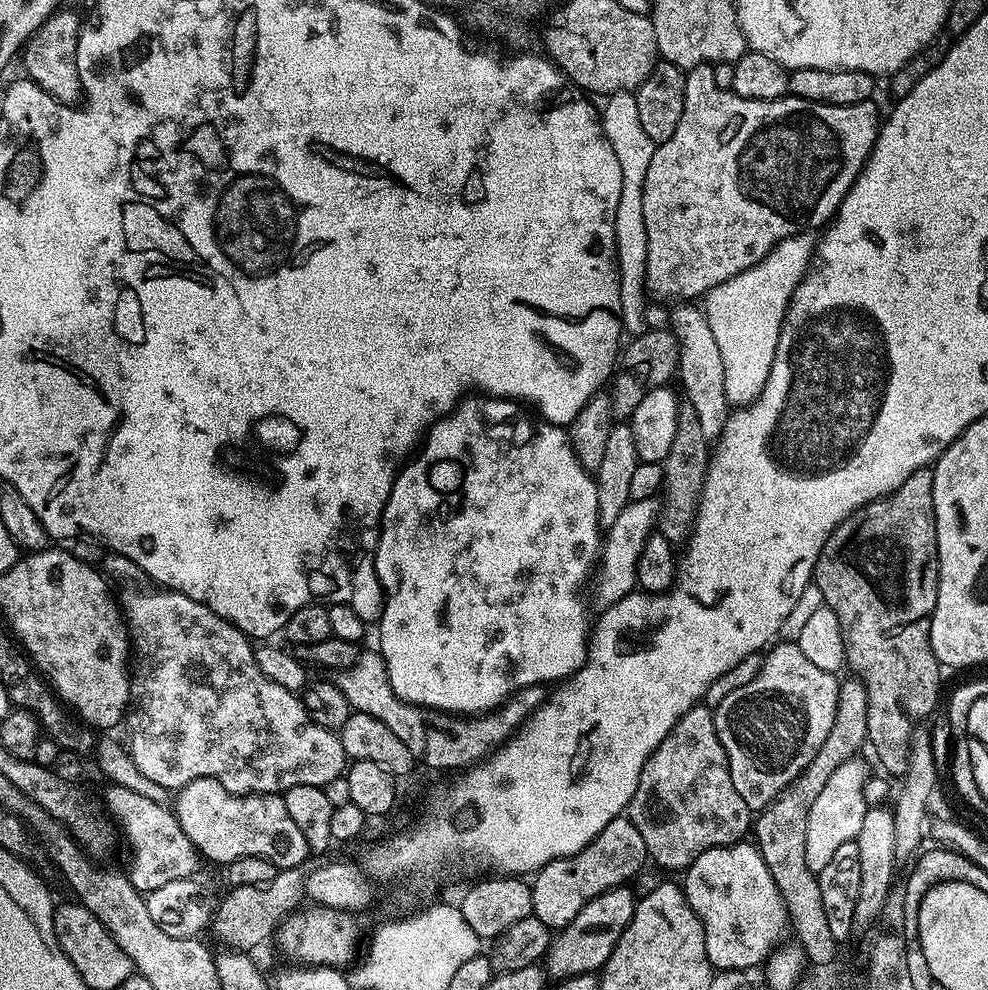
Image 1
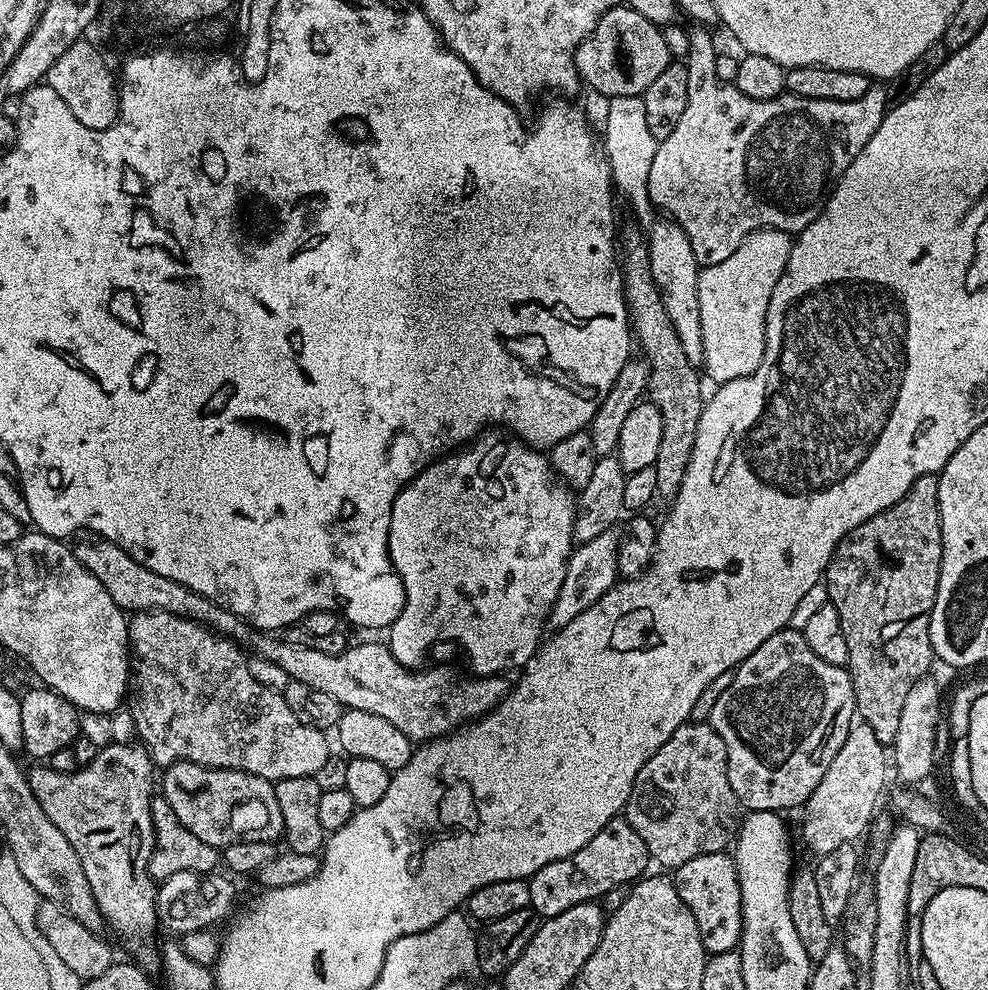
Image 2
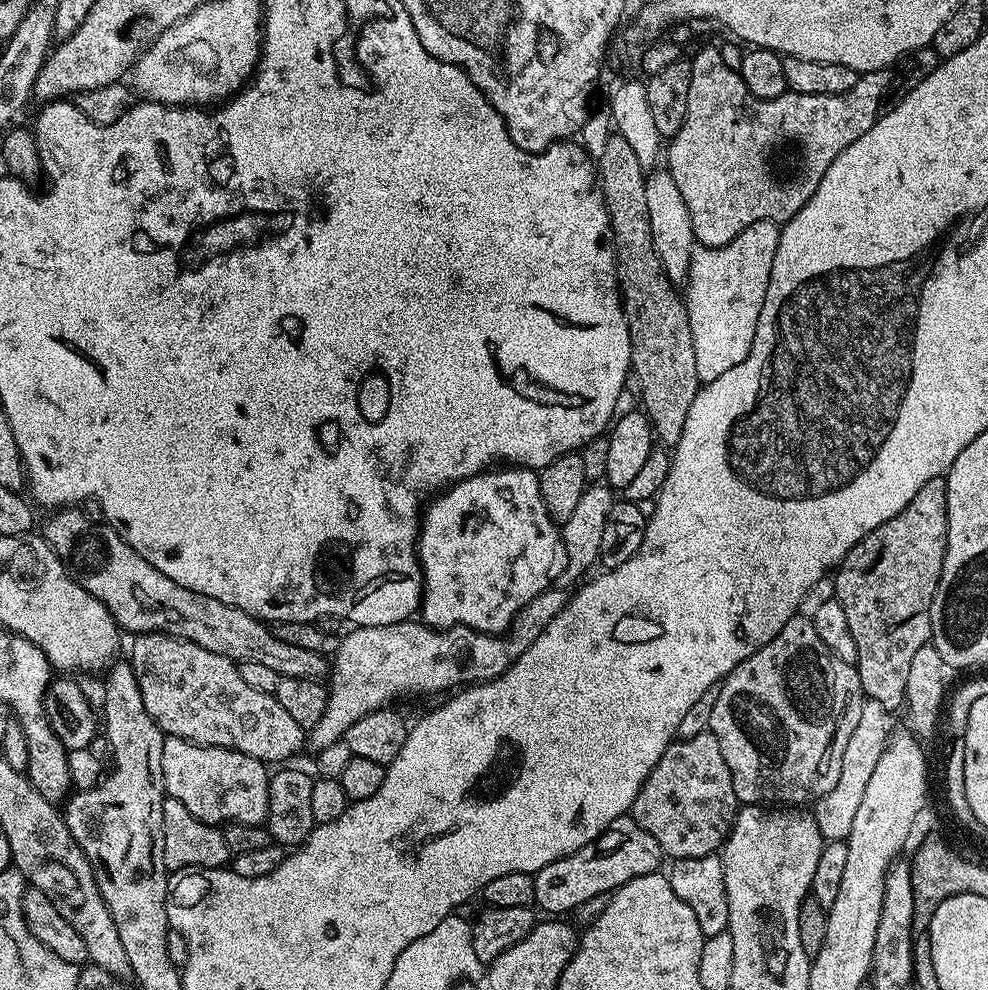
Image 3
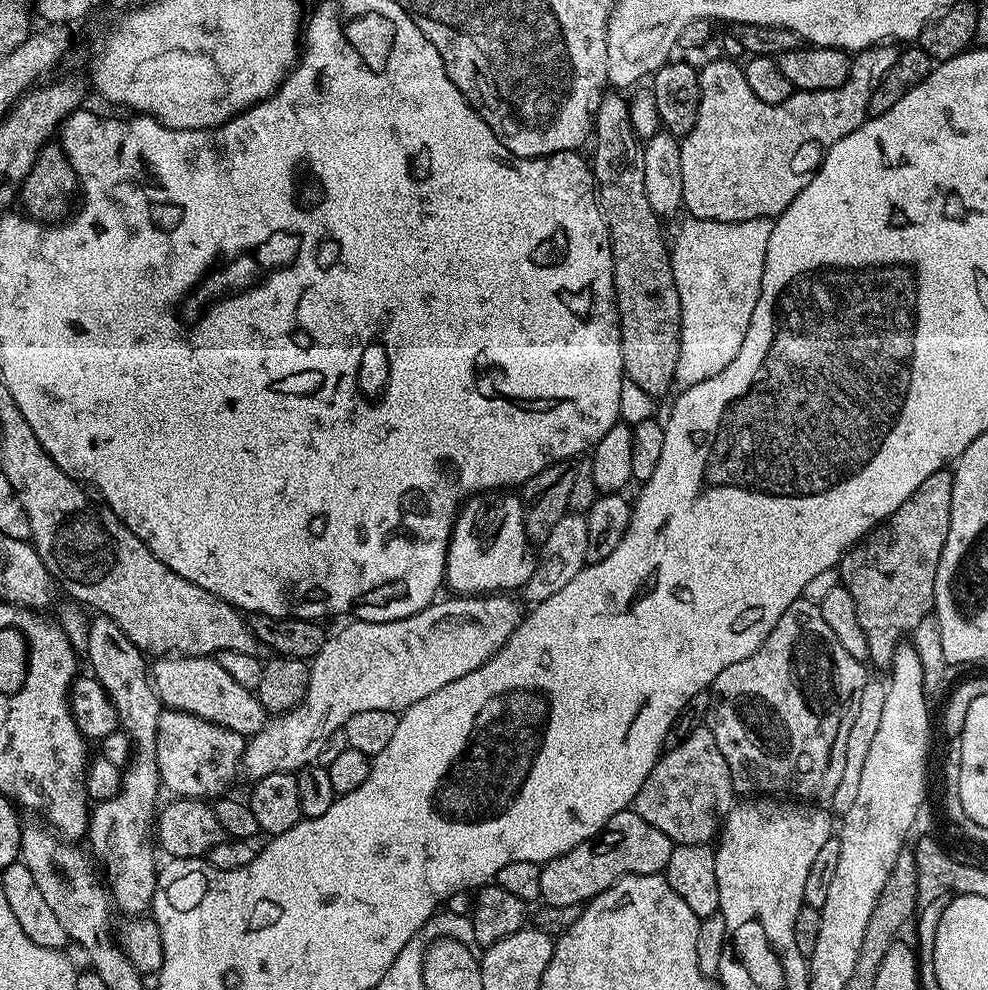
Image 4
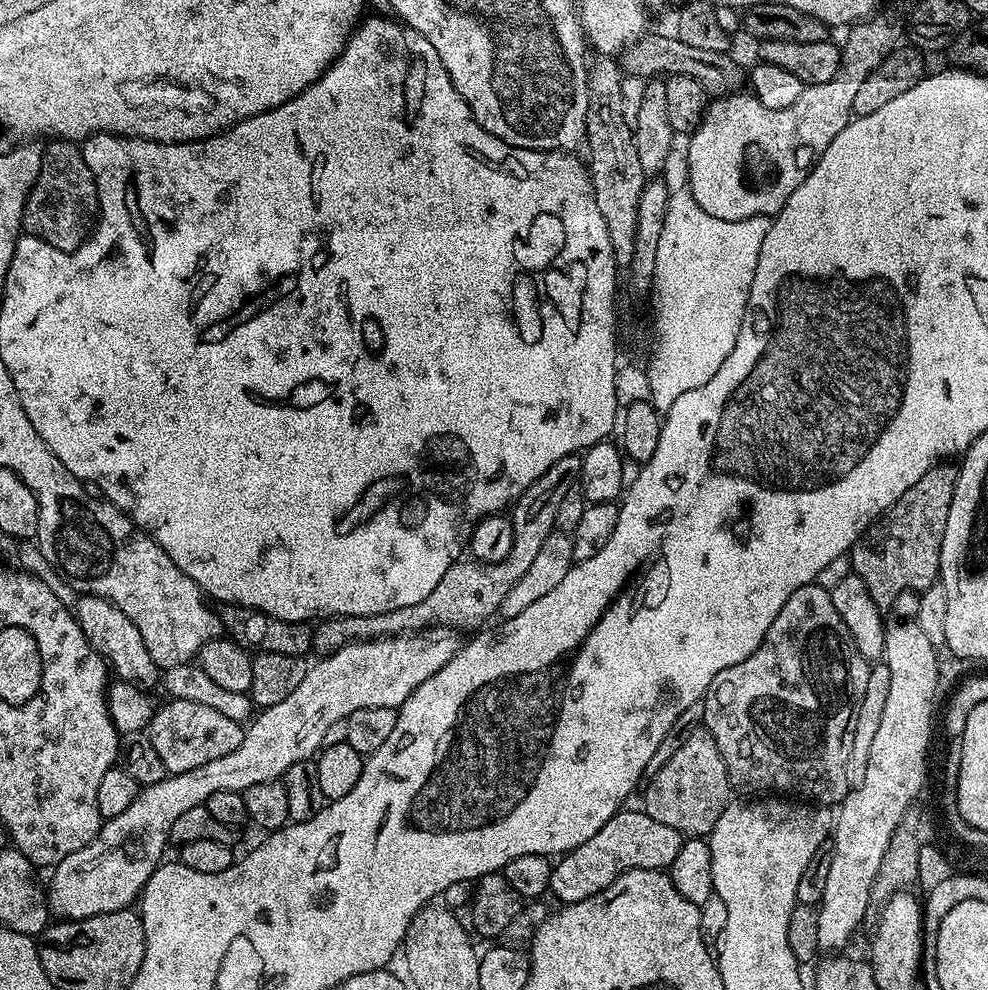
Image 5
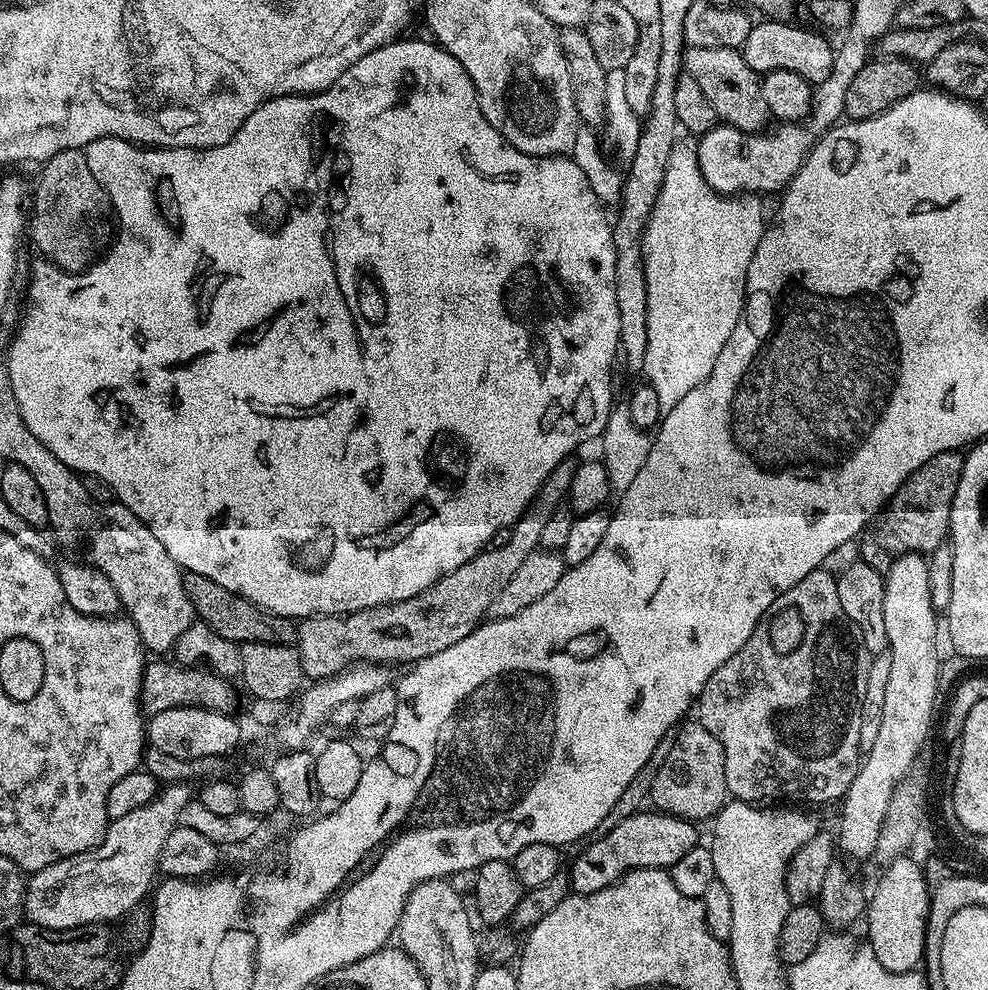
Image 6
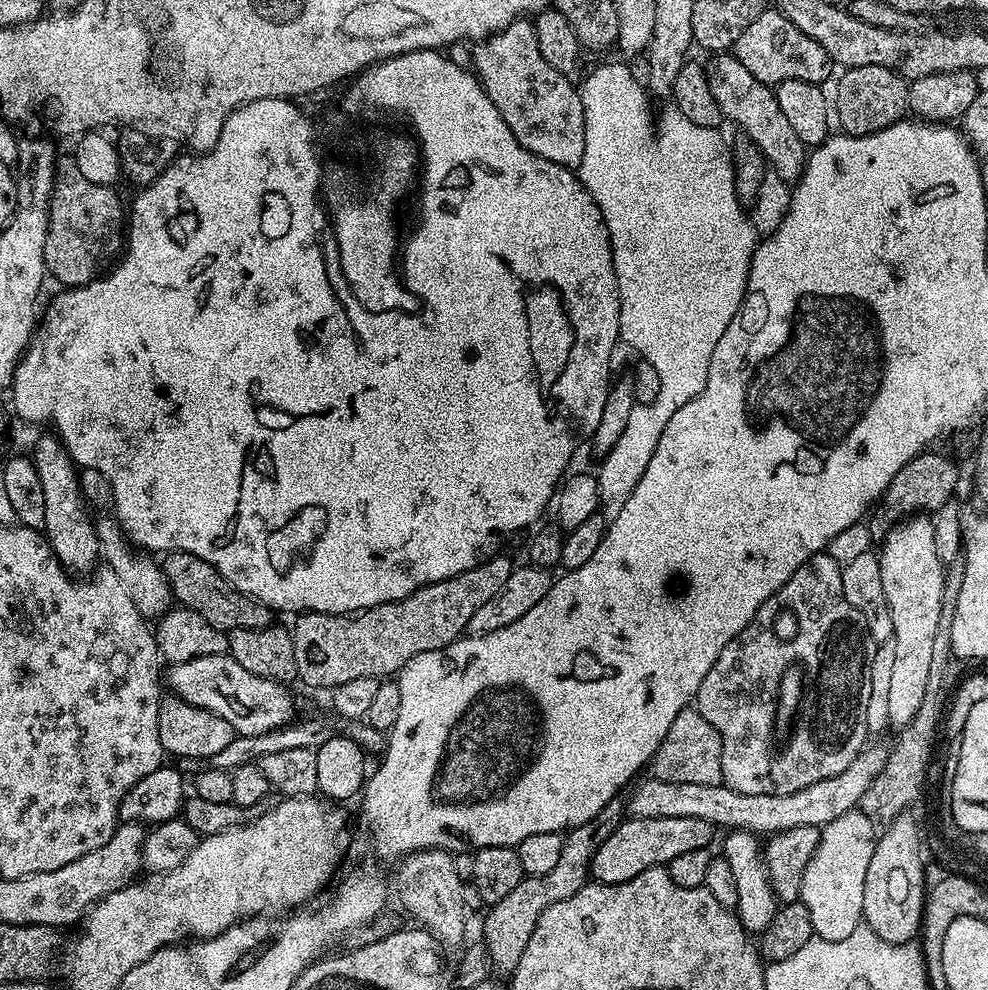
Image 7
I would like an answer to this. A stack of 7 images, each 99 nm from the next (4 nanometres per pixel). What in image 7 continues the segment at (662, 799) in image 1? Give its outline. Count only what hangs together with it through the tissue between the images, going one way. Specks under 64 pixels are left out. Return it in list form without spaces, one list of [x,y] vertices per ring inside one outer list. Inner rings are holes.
[[[695,707],[682,709],[678,718],[666,730],[666,738],[662,738],[662,746],[652,755],[650,772],[655,779],[666,782],[678,782],[686,786],[714,786],[723,784],[722,778],[722,738],[718,738],[718,730],[702,718]]]

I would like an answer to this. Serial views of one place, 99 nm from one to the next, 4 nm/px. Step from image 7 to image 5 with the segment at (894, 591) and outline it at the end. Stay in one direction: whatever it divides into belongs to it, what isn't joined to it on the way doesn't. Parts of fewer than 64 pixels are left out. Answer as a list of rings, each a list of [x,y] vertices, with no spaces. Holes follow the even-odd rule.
[[[903,592],[892,603],[891,611],[898,615],[887,621],[884,630],[883,664],[890,670],[890,695],[882,710],[882,722],[874,733],[874,743],[870,745],[870,758],[866,762],[866,778],[862,786],[851,789],[840,801],[834,816],[834,858],[830,862],[830,875],[826,878],[826,890],[818,905],[818,946],[821,953],[836,954],[848,944],[848,939],[860,928],[864,915],[870,912],[870,888],[874,876],[895,830],[909,815],[912,803],[924,784],[928,772],[928,743],[932,740],[932,707],[936,704],[936,687],[940,684],[940,664],[936,661],[938,650],[926,638],[922,626],[916,621],[918,614],[917,593]]]

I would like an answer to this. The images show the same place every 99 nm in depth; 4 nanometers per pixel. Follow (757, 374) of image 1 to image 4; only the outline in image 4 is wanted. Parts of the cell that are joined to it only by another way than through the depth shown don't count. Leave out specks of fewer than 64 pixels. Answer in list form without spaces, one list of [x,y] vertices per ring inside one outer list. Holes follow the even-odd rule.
[[[685,219],[676,241],[671,241],[672,273],[678,286],[678,298],[682,306],[680,319],[680,353],[676,367],[677,385],[689,388],[706,378],[714,378],[718,370],[726,370],[734,362],[734,354],[742,350],[742,342],[750,330],[750,318],[758,302],[762,286],[762,274],[766,262],[766,246],[770,242],[773,221],[743,220],[737,224],[723,224],[713,220]]]

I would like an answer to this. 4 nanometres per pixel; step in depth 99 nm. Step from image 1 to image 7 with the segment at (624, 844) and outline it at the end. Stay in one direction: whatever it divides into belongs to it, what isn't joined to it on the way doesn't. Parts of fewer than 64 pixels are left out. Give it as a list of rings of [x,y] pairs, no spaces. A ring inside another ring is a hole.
[[[625,818],[592,858],[591,879],[597,884],[621,884],[638,878],[642,870],[663,868],[689,850],[702,850],[713,842],[714,826],[702,818]]]

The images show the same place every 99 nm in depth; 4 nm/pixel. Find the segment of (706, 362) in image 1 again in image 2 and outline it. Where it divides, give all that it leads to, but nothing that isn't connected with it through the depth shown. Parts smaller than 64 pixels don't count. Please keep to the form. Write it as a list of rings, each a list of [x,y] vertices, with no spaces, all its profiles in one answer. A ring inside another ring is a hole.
[[[660,218],[651,221],[652,229],[646,232],[648,257],[650,258],[650,274],[660,291],[662,306],[666,306],[666,314],[670,314],[670,322],[682,341],[682,350],[686,358],[697,366],[703,365],[702,350],[702,314],[698,311],[698,278],[701,265],[696,263],[694,250],[690,250],[690,238],[686,238],[677,224],[671,219]]]

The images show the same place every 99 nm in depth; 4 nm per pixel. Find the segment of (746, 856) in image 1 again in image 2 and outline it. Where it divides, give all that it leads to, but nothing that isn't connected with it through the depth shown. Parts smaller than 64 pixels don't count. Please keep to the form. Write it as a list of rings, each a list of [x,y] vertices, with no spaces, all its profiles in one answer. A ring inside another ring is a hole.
[[[727,851],[690,858],[690,862],[675,869],[674,883],[678,898],[686,902],[690,914],[694,914],[694,922],[698,922],[705,953],[733,951],[742,934],[742,890],[738,886],[735,859]]]

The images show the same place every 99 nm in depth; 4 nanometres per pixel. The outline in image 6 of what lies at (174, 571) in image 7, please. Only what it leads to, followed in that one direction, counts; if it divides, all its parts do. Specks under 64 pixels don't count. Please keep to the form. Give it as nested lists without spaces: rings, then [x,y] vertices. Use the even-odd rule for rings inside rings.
[[[184,572],[184,589],[186,598],[190,598],[194,606],[199,623],[210,626],[214,634],[222,634],[222,638],[230,638],[230,642],[238,645],[246,642],[270,642],[274,646],[295,645],[298,624],[291,616],[265,612],[263,608],[254,606],[254,602],[226,590],[226,586],[218,586],[218,582],[202,578],[202,574]]]

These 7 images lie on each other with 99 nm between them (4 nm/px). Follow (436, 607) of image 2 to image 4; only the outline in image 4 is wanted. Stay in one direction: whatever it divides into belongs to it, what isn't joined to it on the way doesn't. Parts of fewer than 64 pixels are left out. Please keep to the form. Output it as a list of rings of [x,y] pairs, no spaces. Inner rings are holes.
[[[485,490],[475,496],[468,497],[464,501],[461,509],[456,514],[456,524],[452,527],[452,536],[448,539],[448,566],[446,569],[446,584],[447,587],[453,588],[453,593],[459,594],[465,597],[475,597],[477,594],[496,594],[501,590],[512,590],[508,588],[516,588],[516,590],[523,589],[525,582],[530,578],[530,574],[536,568],[536,560],[534,559],[534,552],[530,547],[530,541],[528,538],[528,530],[526,527],[526,508],[522,503],[519,495],[513,494],[508,490]]]

